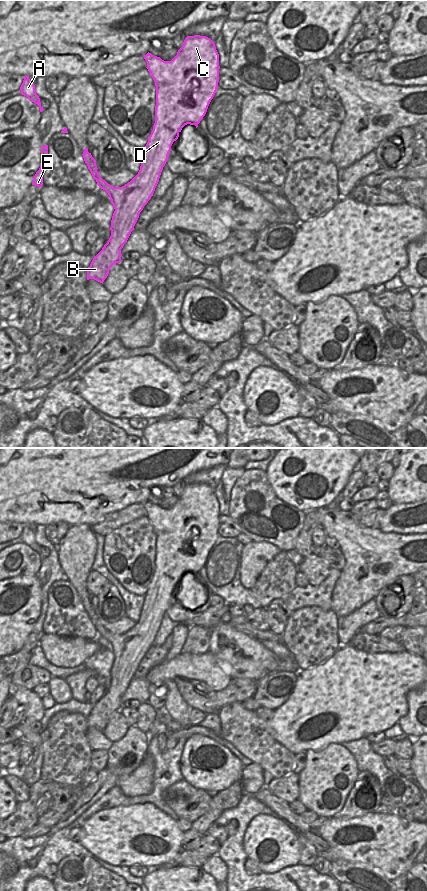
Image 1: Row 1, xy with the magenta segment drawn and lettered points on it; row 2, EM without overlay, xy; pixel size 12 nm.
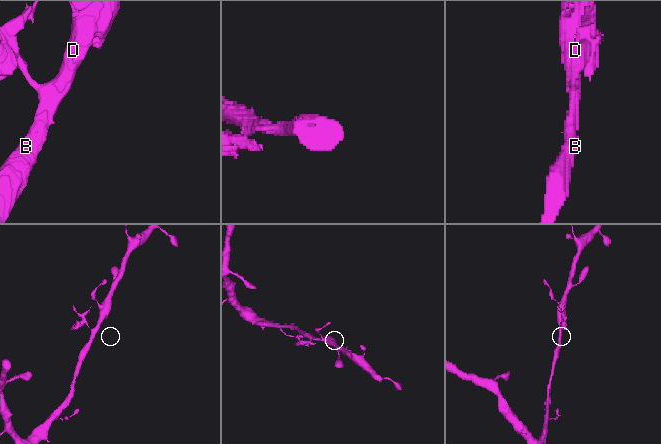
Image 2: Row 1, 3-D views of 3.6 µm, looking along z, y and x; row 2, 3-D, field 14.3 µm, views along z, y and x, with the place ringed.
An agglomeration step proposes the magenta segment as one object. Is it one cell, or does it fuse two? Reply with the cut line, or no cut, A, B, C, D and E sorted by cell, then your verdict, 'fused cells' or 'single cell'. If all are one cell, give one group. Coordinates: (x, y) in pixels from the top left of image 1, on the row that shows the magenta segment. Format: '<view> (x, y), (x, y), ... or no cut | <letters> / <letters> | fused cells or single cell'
xy (107, 183), (104, 189) | A E / B C D | fused cells

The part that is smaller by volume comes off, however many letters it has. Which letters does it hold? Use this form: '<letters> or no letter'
A, E

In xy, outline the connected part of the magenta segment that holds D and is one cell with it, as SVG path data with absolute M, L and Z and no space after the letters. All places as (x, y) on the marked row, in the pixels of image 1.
M187 36L183 46L171 61L164 61L149 52L143 57L156 86L155 123L144 147L144 156L138 174L122 187L114 187L108 183L105 186L105 191L115 209L111 220L111 236L86 269L87 280L94 279L102 284L110 268L121 262L121 249L134 230L140 212L153 196L173 142L178 139L185 125L198 127L218 88L219 54L215 43L206 36Z

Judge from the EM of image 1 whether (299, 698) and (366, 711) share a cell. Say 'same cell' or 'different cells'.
same cell

